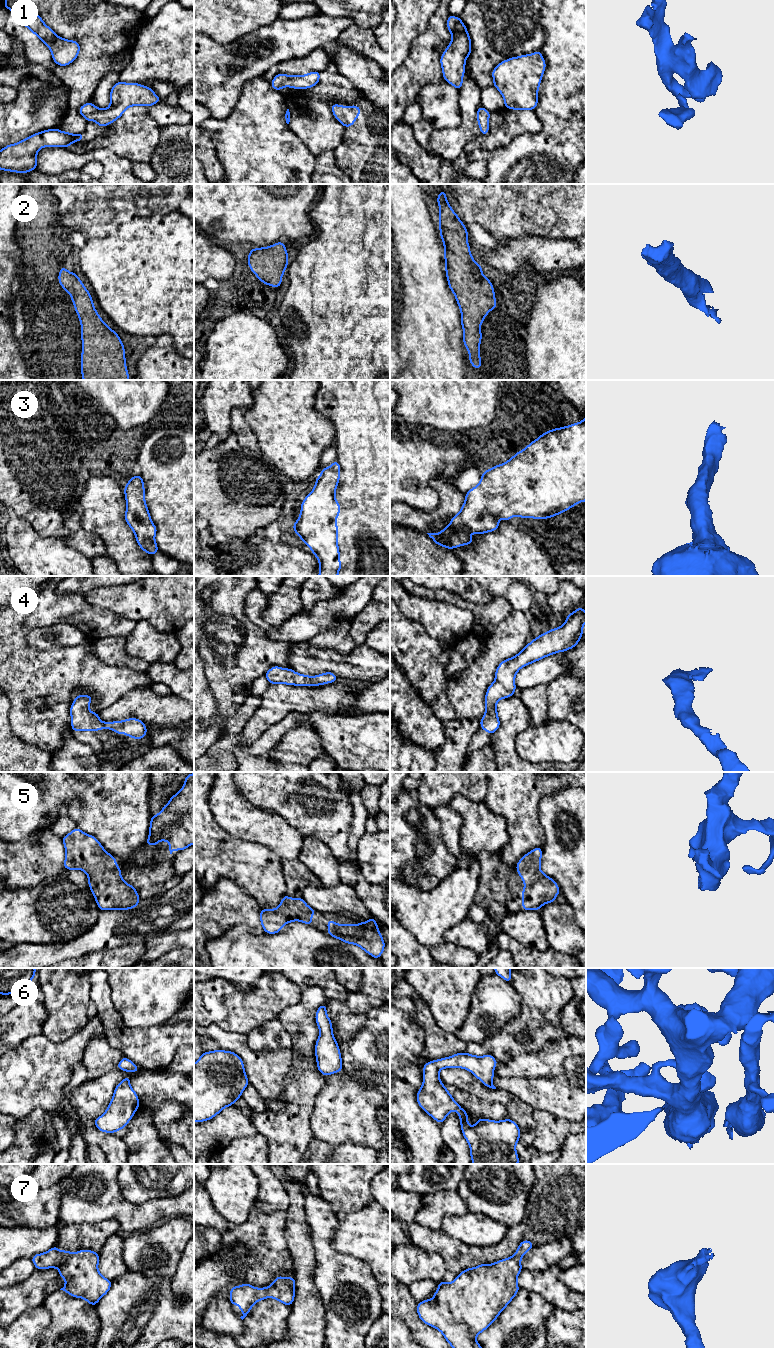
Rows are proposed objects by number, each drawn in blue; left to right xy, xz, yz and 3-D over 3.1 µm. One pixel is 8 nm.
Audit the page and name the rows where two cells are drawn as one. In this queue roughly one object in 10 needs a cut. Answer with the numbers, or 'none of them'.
none of them

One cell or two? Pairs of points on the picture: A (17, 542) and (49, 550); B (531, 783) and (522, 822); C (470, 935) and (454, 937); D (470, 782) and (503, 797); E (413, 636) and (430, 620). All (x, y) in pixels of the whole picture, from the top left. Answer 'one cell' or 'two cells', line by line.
A: one cell
B: one cell
C: one cell
D: two cells
E: two cells

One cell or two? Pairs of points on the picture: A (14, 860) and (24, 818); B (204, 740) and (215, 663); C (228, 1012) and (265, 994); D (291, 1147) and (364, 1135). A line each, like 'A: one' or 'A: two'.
A: two
B: one
C: one
D: two

